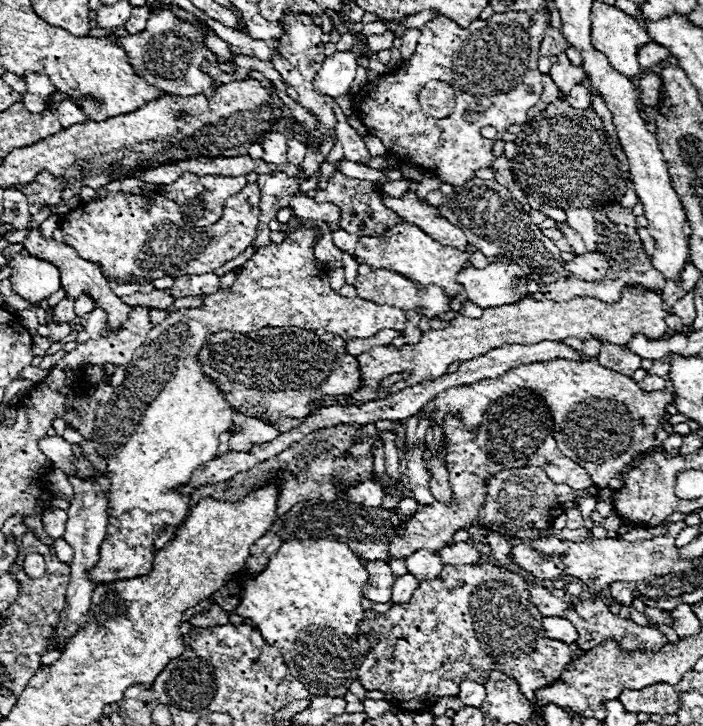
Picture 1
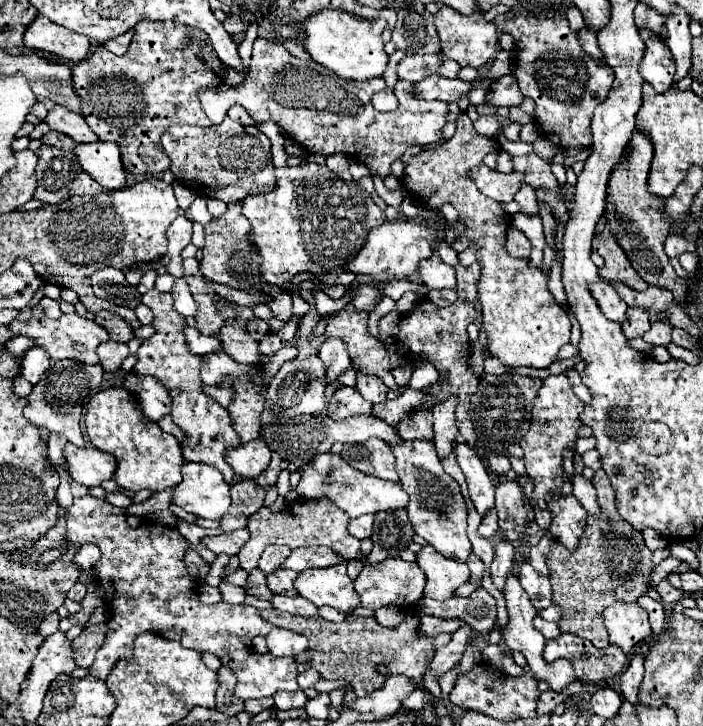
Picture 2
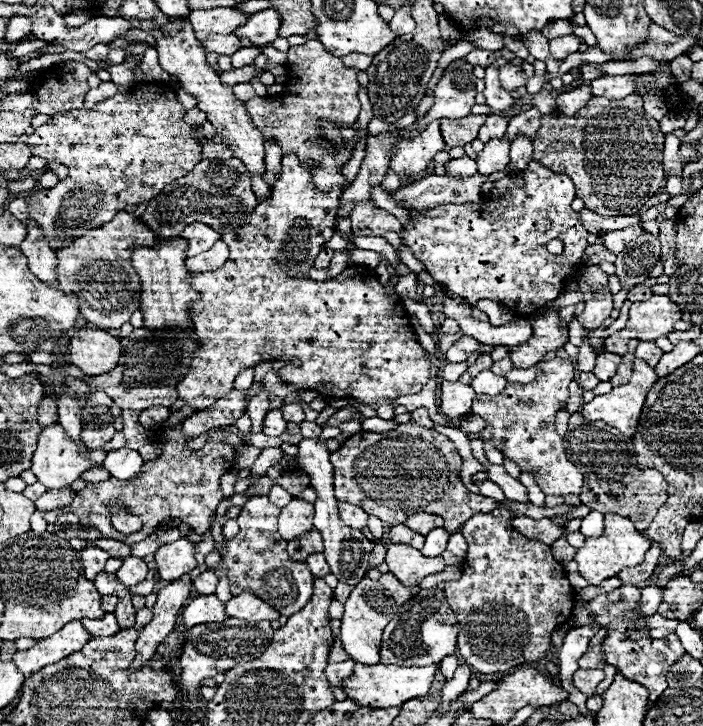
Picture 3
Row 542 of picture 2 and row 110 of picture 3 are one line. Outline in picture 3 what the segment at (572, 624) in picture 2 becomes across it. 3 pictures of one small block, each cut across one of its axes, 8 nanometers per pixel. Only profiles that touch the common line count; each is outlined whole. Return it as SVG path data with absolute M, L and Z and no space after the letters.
M632 94L626 96L624 100L604 100L604 98L592 98L584 108L580 108L580 112L576 112L576 116L564 116L558 108L554 108L552 112L544 114L540 120L540 128L536 132L534 138L534 160L544 164L546 168L550 168L552 172L560 172L560 174L568 174L576 186L576 196L584 200L584 206L600 216L632 216L638 214L642 210L642 206L656 194L656 190L660 190L662 186L666 186L664 180L664 170L662 170L662 160L664 160L664 134L660 132L660 124L648 116L642 108L642 98Z

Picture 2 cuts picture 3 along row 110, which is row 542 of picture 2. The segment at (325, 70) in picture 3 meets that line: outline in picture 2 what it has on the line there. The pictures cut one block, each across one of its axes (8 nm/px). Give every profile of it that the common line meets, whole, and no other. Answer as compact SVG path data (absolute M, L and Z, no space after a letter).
M296 498L292 502L286 502L284 510L280 512L274 512L264 506L248 518L250 540L244 544L244 548L238 554L240 566L246 572L254 570L258 566L260 554L264 552L268 544L288 546L290 550L300 548L300 546L328 546L334 552L342 554L346 560L352 560L360 550L360 540L348 532L348 520L350 516L342 512L340 508L336 508L336 504L332 504L330 500L302 500L300 502L300 498Z

